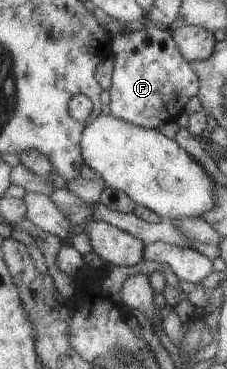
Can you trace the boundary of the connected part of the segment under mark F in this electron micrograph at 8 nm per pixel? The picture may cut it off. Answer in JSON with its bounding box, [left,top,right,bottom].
[108,22,198,129]

